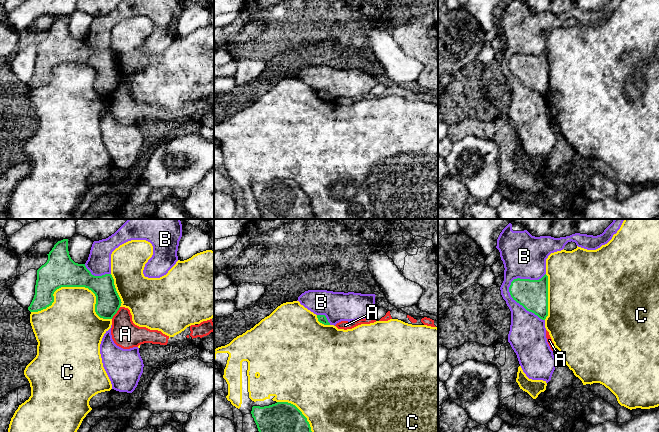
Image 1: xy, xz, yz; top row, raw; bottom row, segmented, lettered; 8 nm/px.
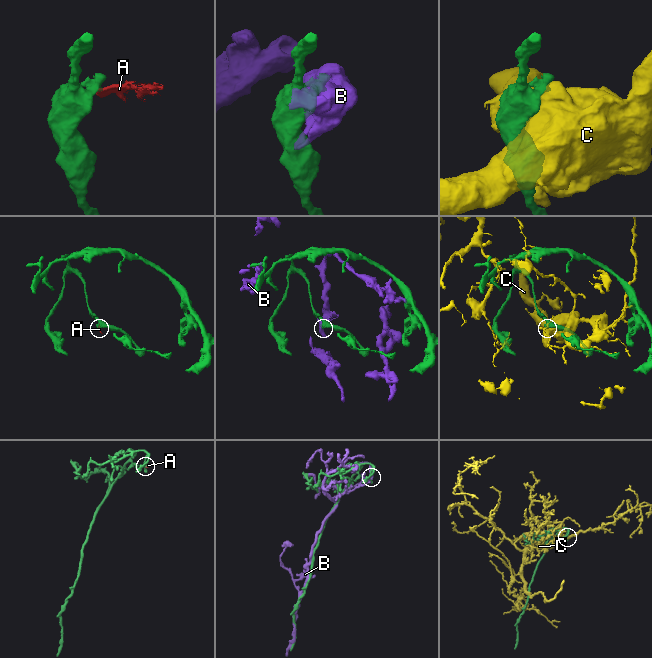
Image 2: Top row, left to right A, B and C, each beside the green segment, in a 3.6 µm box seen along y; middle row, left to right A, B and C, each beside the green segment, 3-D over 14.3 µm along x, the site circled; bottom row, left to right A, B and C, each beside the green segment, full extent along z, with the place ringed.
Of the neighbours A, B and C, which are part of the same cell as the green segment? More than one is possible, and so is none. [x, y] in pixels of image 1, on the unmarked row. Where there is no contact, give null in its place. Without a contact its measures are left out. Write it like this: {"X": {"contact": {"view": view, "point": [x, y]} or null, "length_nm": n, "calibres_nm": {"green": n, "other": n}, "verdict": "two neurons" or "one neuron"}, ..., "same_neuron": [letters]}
{"A": {"contact": {"view": "xy", "point": [116, 88]}, "length_nm": 120, "calibres_nm": {"green": 200, "other": 220}, "verdict": "two neurons"}, "B": {"contact": {"view": "yz", "point": [519, 79]}, "length_nm": 420, "calibres_nm": {"green": 240, "other": 300}, "verdict": "two neurons"}, "C": {"contact": {"view": "xy", "point": [75, 62]}, "length_nm": 650, "calibres_nm": {"green": 260, "other": 380}, "verdict": "two neurons"}, "same_neuron": []}

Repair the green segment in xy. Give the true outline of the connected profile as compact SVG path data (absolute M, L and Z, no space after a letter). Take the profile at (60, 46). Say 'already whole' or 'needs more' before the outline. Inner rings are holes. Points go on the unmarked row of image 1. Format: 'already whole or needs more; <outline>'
already whole; M68 15L58 17L47 31L47 38L37 46L35 71L28 83L30 88L51 82L54 68L61 63L85 63L96 72L96 90L103 95L113 94L122 78L111 50L94 52L85 40L75 39L69 31Z

